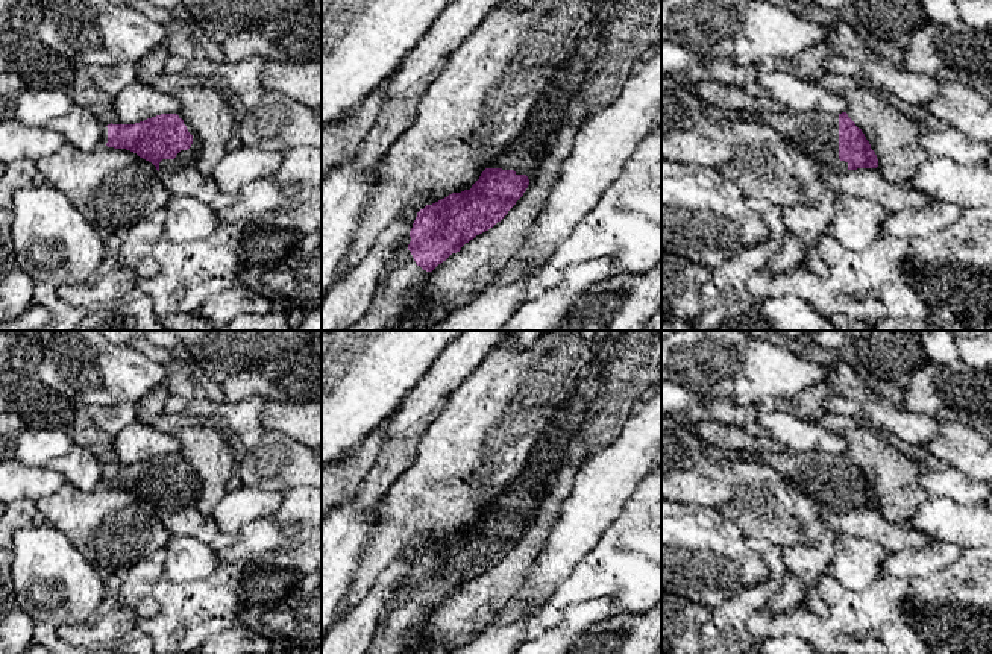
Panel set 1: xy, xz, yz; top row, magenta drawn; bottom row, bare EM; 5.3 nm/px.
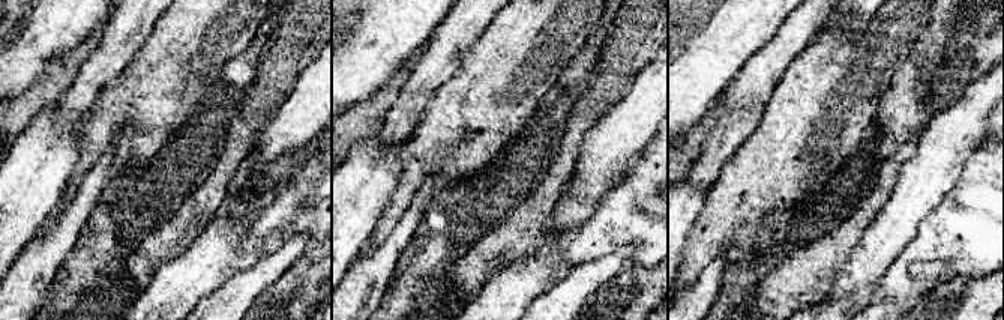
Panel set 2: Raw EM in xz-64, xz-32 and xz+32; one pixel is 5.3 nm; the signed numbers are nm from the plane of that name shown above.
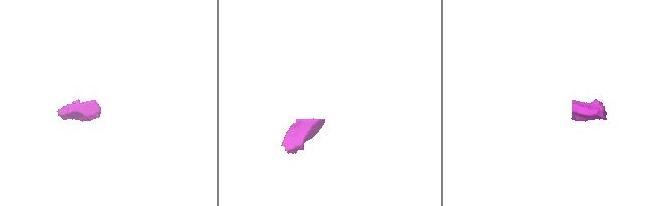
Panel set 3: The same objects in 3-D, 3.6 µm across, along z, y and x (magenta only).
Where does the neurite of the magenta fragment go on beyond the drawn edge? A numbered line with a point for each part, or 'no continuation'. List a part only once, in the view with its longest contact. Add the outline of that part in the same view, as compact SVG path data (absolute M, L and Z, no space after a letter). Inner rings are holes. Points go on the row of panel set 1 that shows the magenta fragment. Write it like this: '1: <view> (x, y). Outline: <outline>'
1: xy (184, 158). Outline: M184 121L188 132L193 135L193 144L188 150L181 150L174 159L162 159L159 162L159 173L162 176L170 175L182 167L194 167L200 155L200 140L193 129Z
2: xz (399, 299). Outline: M408 246L397 247L381 273L369 310L346 331L431 331L437 323L425 314L425 281L431 272L416 264Z

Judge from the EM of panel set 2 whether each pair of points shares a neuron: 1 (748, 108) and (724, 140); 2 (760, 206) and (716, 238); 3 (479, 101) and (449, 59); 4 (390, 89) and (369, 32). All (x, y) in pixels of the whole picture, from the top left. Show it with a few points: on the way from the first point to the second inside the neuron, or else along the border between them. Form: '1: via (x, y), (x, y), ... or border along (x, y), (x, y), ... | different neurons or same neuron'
1: via (740, 116), (730, 132) | same neuron
2: via (749, 211), (727, 229) | same neuron
3: border along (476, 41), (462, 56), (459, 66), (432, 96) | different neurons
4: border along (390, 77), (359, 102) | different neurons

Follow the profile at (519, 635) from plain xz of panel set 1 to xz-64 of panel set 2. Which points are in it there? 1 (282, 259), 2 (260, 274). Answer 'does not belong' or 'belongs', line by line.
1: does not belong
2: does not belong

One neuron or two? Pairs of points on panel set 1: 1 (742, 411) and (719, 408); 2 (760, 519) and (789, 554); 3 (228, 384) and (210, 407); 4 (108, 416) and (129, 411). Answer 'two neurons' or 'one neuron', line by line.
1: one neuron
2: two neurons
3: two neurons
4: one neuron

